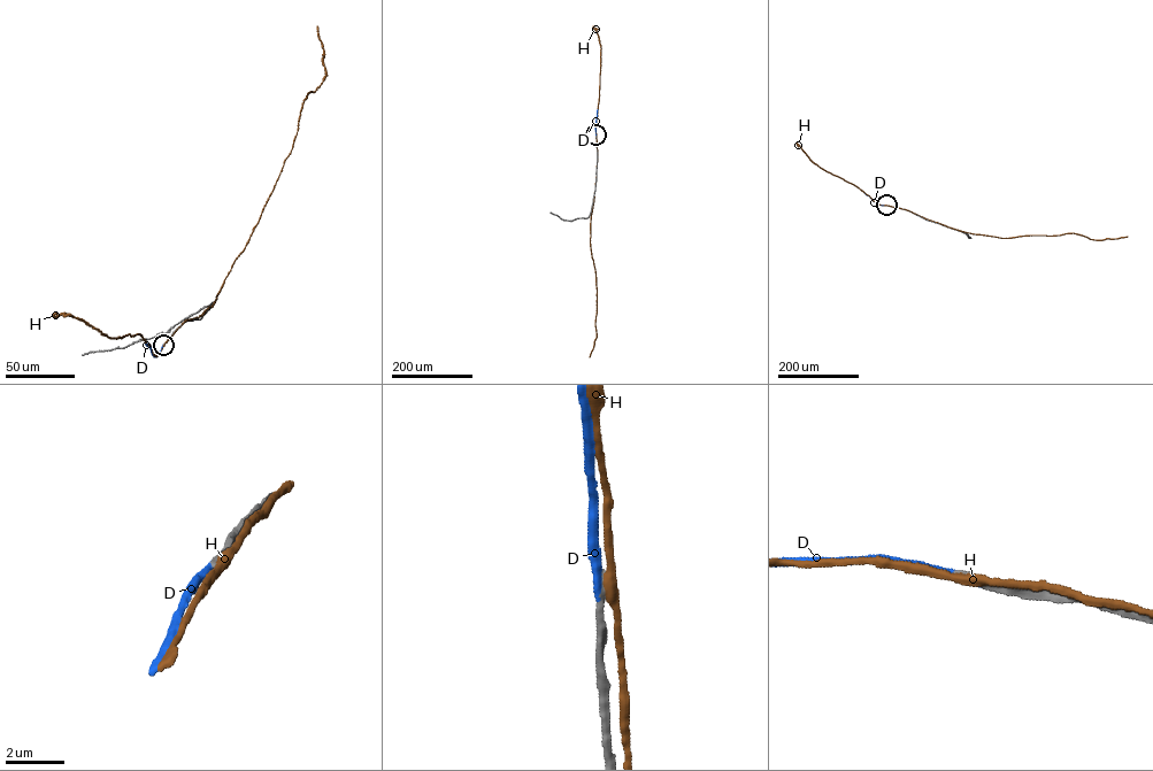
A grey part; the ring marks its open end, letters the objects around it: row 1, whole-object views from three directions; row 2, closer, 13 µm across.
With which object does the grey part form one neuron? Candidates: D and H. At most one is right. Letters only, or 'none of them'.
D

